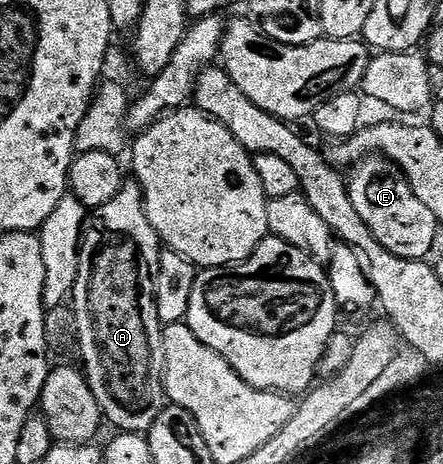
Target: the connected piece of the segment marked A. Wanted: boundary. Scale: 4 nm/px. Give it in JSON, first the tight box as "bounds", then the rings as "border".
{"bounds":[71,180,167,434],"border":[[[136,180],[122,181],[119,192],[88,215],[81,231],[78,276],[71,295],[77,346],[85,361],[84,376],[89,381],[91,392],[95,392],[95,400],[99,400],[104,421],[126,434],[148,432],[167,405],[163,323],[159,320],[153,299],[153,276],[162,249],[163,243],[147,216],[145,197]]]}

